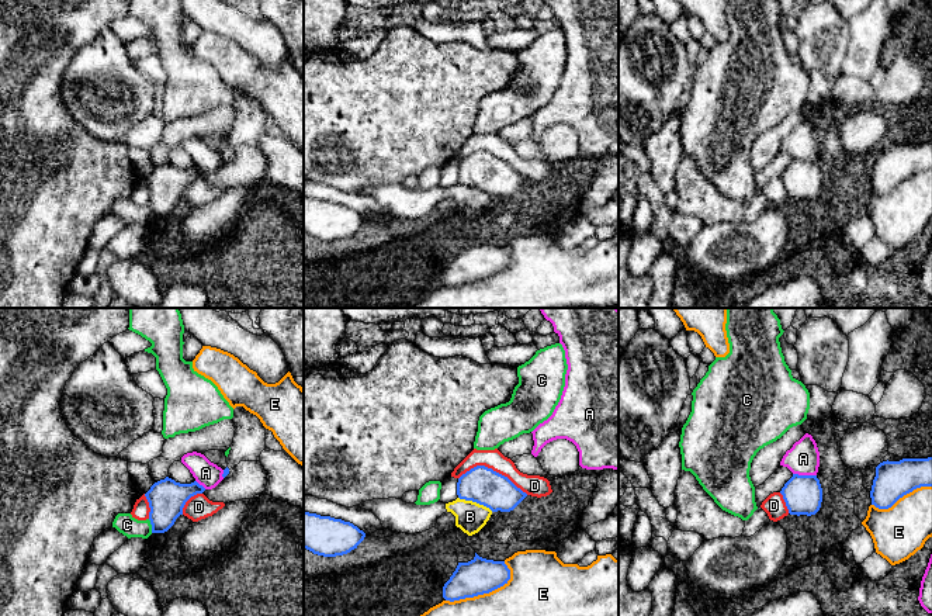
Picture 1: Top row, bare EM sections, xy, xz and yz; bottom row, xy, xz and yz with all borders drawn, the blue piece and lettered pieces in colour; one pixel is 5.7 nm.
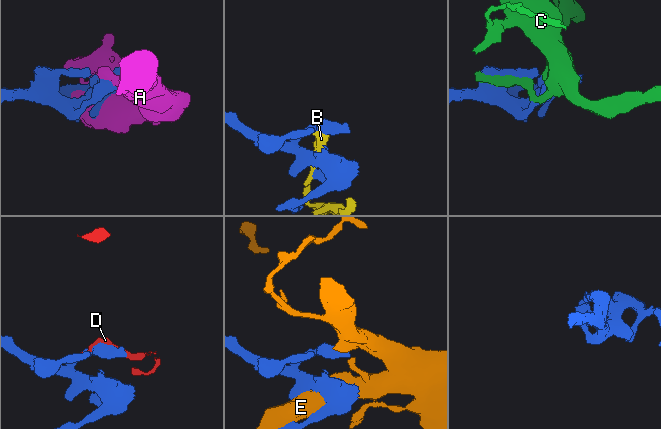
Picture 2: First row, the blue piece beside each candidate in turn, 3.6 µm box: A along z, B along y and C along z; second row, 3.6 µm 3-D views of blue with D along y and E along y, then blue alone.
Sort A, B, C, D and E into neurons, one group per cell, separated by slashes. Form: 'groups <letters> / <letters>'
groups A / B / C / D / E

